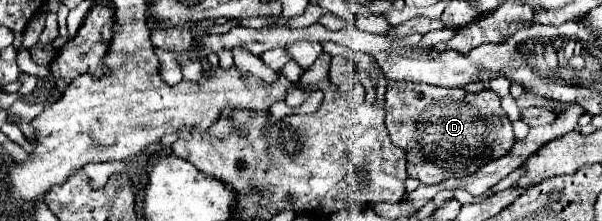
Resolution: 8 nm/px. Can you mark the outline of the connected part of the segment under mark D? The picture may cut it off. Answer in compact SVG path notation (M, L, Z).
M389 81L387 83L387 131L393 141L393 145L403 147L407 153L407 173L413 179L419 179L425 185L441 183L449 177L461 177L471 175L485 163L503 157L509 147L515 143L513 127L505 111L501 109L501 99L495 91L479 91L479 93L467 93L463 89L453 87L433 87L425 83L409 83L409 81Z

